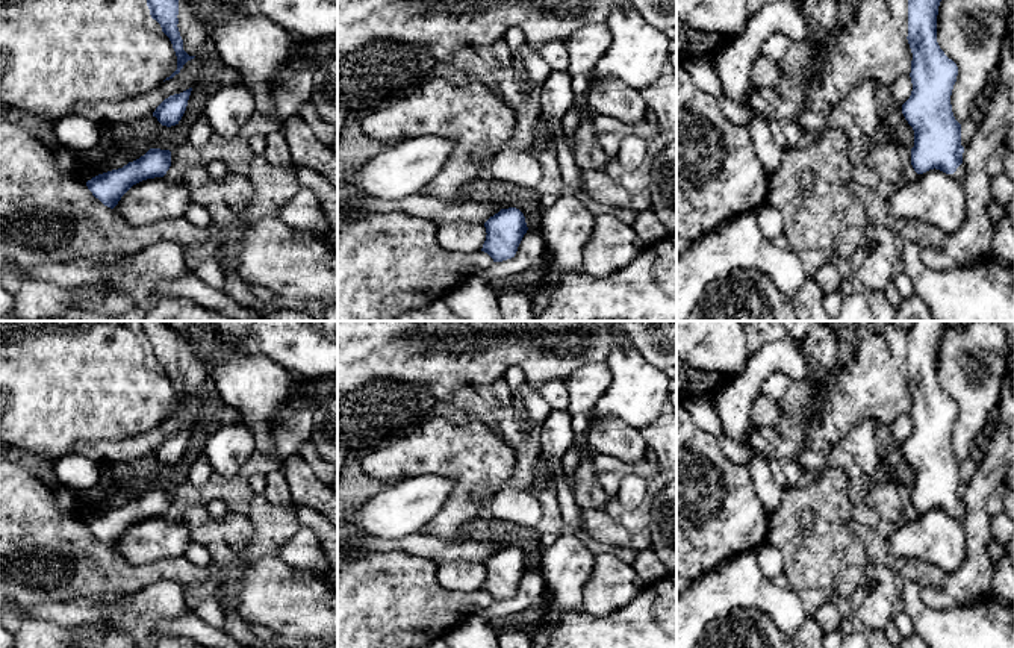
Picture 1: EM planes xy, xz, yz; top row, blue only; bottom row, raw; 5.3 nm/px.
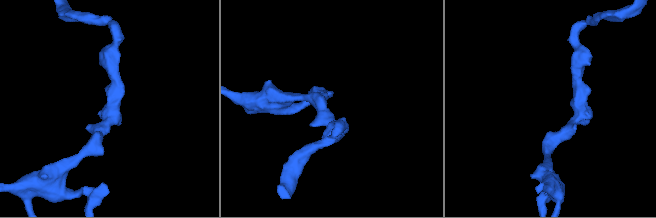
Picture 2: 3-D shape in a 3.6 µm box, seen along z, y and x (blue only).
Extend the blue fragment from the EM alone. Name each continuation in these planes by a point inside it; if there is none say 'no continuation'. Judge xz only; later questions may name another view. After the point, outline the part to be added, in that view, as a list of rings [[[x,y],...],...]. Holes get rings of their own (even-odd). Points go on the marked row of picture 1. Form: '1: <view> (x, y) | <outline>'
no continuation

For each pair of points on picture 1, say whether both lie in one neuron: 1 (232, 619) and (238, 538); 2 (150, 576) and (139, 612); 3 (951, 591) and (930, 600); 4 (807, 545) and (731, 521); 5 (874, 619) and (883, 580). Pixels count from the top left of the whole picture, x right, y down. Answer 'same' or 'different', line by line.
1: same
2: different
3: same
4: different
5: same

